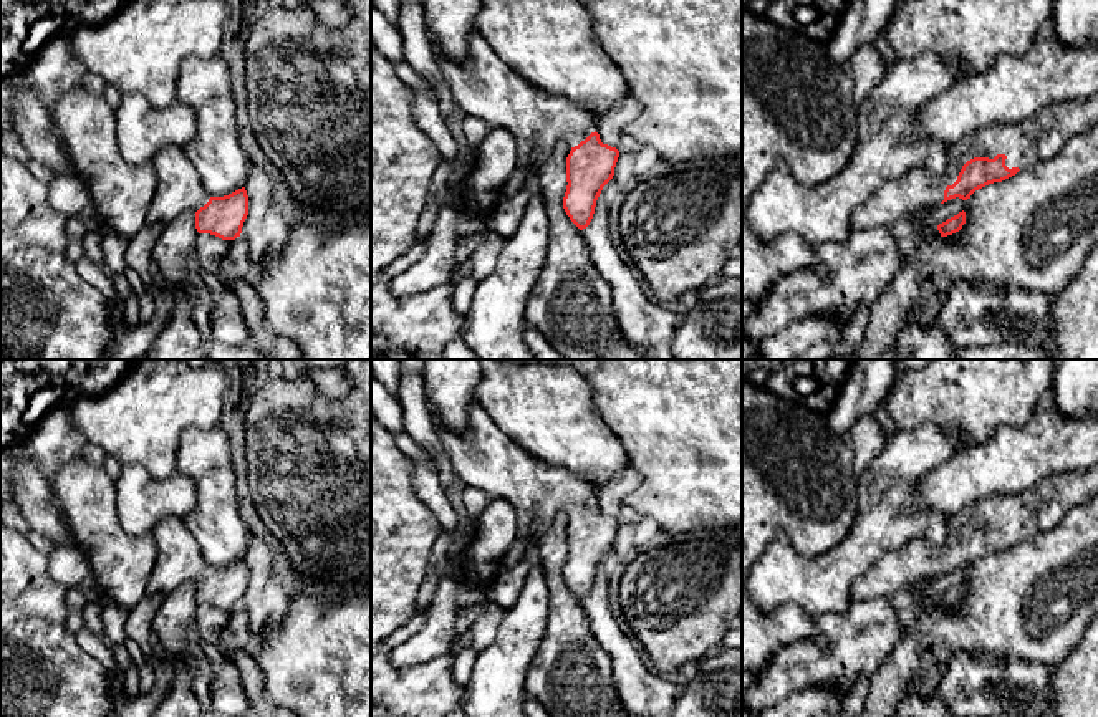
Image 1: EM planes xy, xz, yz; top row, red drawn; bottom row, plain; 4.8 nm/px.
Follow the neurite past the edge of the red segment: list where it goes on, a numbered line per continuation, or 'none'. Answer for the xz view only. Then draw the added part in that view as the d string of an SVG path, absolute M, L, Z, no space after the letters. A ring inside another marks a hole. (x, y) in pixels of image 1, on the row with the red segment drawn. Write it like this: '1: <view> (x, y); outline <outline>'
1: xz (484, 85); outline M475 30L469 33L464 63L441 55L429 31L427 38L462 114L510 131L518 146L518 164L528 174L540 171L556 144L575 147L596 131L591 113L533 88Z

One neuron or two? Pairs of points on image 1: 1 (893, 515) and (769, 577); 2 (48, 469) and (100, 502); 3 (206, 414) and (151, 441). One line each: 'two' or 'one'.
1: one
2: two
3: one

